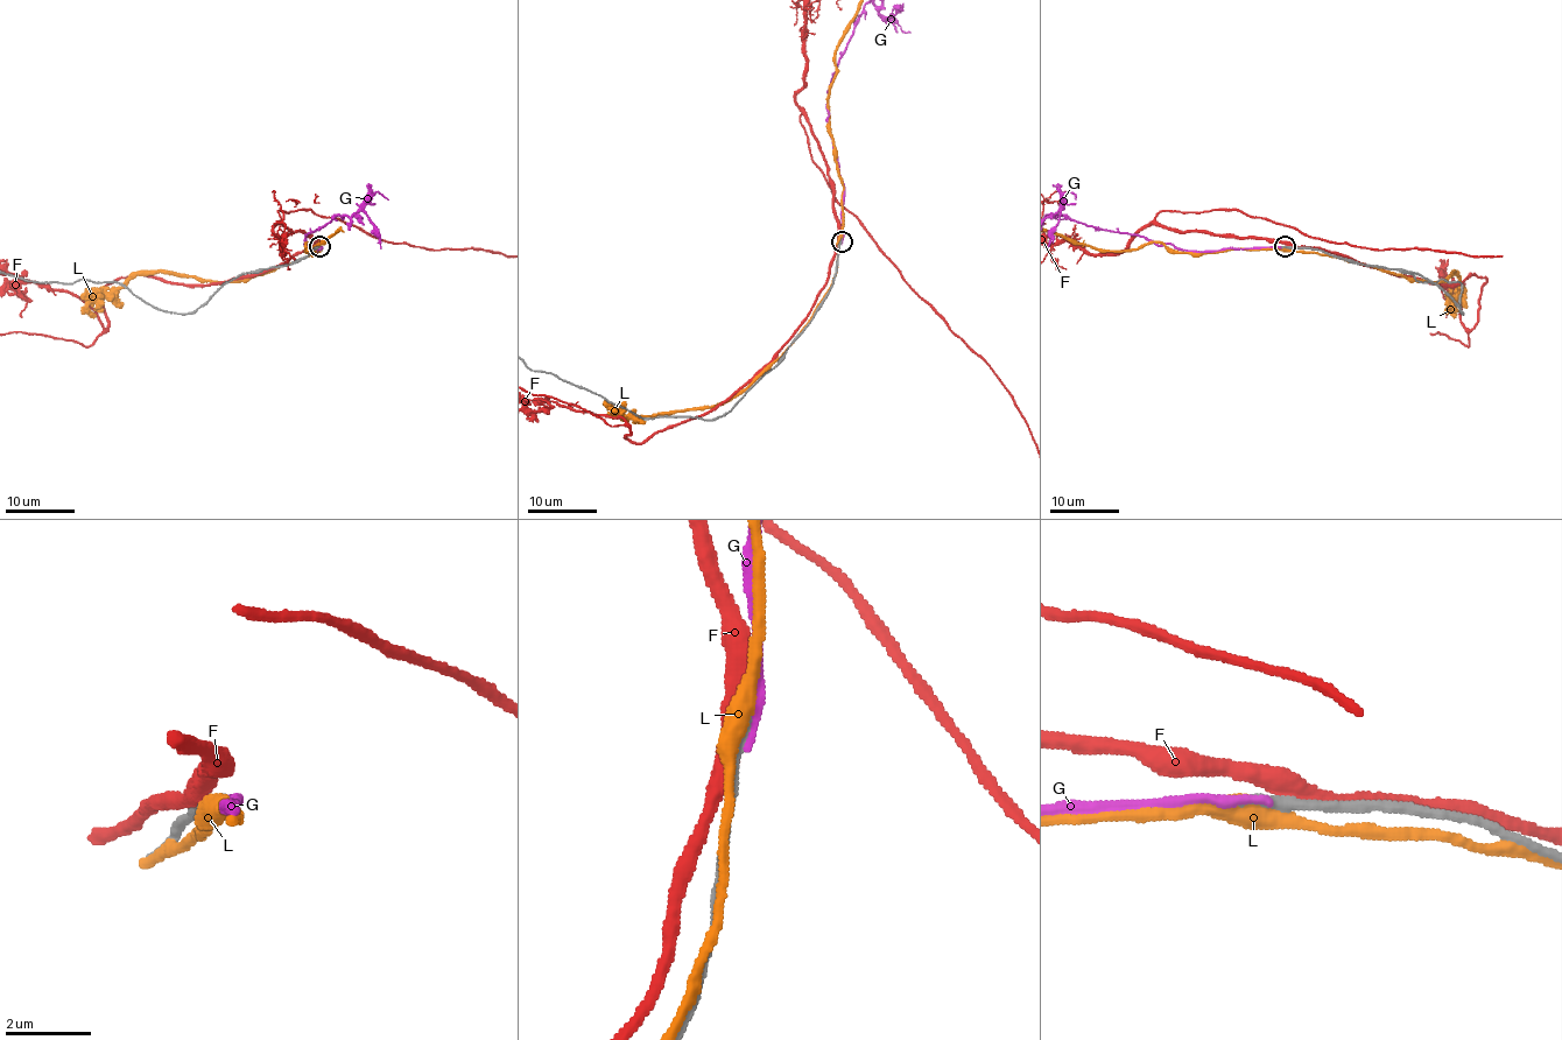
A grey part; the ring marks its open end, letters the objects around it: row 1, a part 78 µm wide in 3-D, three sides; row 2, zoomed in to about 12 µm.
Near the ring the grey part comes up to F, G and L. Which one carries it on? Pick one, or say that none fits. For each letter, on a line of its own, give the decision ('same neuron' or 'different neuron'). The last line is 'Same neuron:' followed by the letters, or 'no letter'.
F: different neuron
G: same neuron
L: different neuron
Same neuron: G

